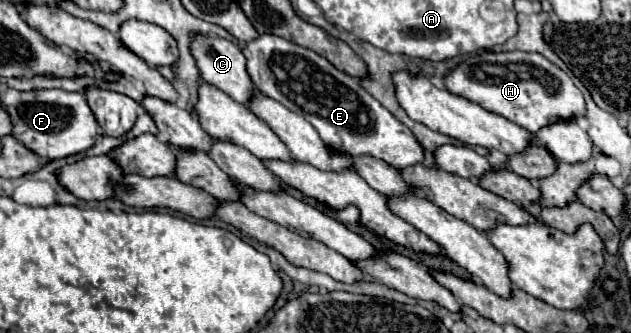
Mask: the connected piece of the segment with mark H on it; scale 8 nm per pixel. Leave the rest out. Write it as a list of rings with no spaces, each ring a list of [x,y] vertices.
[[[482,52],[468,56],[446,76],[446,88],[516,122],[532,134],[554,122],[566,122],[586,114],[584,94],[574,86],[570,76],[542,54],[532,52]]]

